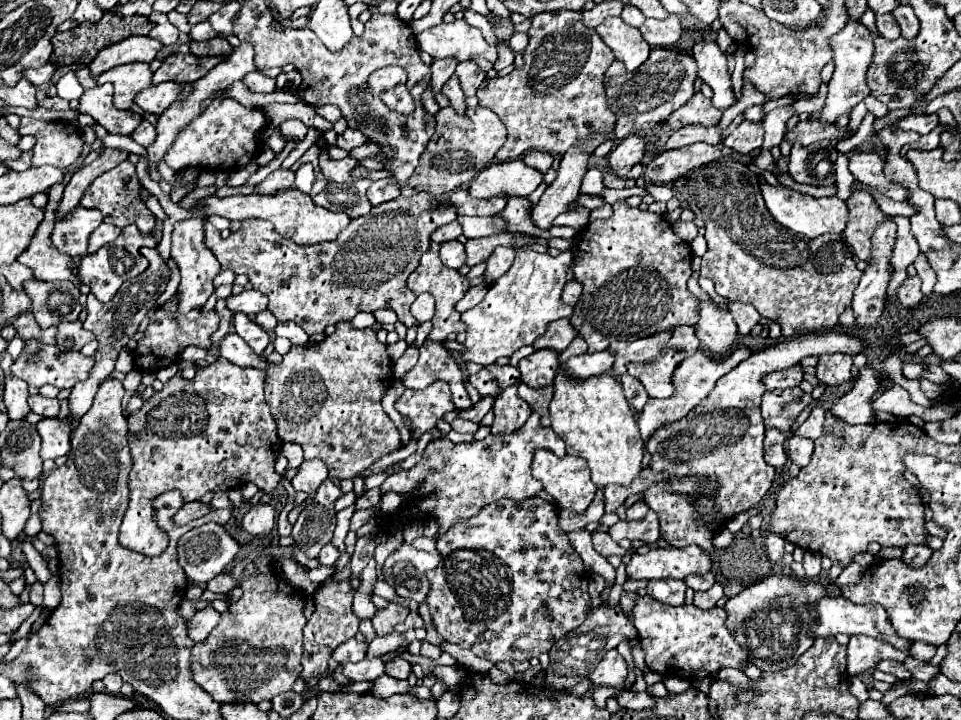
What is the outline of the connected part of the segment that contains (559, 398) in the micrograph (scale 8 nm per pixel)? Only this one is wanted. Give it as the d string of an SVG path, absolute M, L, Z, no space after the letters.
M558 371L554 379L554 399L550 403L552 429L566 441L566 453L588 461L596 487L628 487L642 471L644 441L636 427L636 417L624 397L622 385L612 375L598 375L586 381L570 379Z

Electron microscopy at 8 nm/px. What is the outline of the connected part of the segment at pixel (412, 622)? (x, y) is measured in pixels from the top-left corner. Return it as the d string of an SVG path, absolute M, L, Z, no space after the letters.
M411 610L406 618L406 621L404 621L404 623L400 623L400 625L396 627L396 632L404 633L410 629L417 629L423 626L424 622L420 615L416 611Z

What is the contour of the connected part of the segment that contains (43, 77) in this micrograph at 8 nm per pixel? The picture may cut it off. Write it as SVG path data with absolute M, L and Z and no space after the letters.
M46 63L46 65L42 65L40 69L26 69L24 75L26 75L26 79L28 79L32 85L42 85L42 83L52 81L56 69L58 69L58 65Z

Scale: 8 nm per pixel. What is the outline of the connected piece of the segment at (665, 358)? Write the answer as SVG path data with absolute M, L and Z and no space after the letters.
M674 327L668 347L660 351L660 355L648 363L630 363L628 373L642 381L644 389L650 397L664 399L674 393L672 375L676 367L688 357L694 355L700 347L700 339L694 327Z

